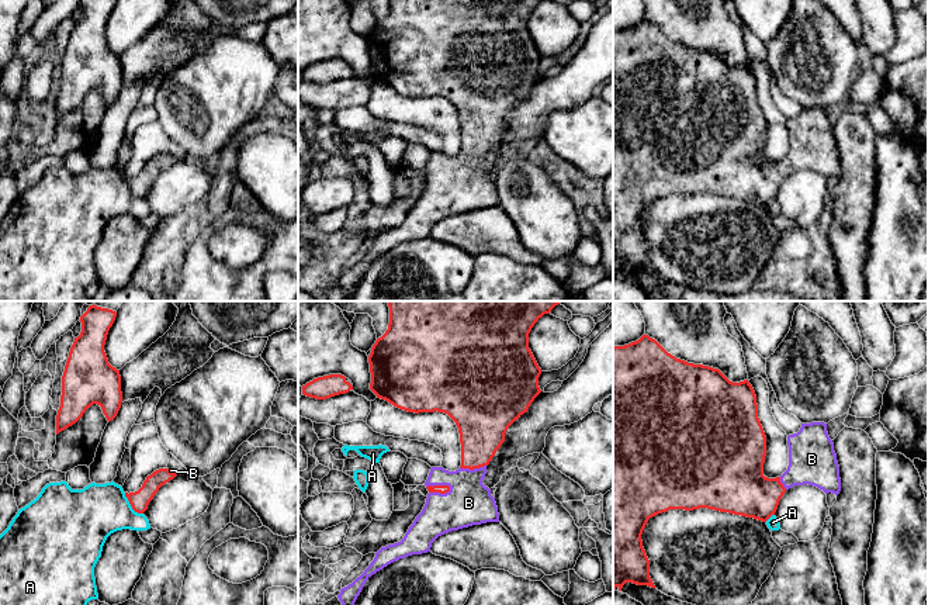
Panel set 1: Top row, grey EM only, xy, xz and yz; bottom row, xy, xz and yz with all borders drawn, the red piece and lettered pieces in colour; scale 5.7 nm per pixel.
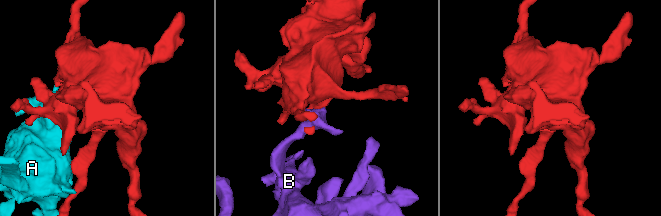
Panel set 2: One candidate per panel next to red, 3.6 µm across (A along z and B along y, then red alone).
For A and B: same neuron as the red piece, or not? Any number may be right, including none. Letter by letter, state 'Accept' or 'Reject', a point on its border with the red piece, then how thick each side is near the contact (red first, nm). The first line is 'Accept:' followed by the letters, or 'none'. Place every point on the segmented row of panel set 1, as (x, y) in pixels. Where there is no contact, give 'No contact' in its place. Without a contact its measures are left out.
Accept: B
A: Reject. Touches red at xy (131, 505). Thickness 120 nm (red) against 320 nm
B: Accept. Touches red at xz (439, 486). Thickness 50 nm (red) against 260 nm

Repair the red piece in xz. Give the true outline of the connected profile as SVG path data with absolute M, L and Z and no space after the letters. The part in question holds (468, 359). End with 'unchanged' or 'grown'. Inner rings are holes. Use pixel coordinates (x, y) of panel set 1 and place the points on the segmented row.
M388 301L389 307L389 324L385 333L375 340L371 348L371 353L368 356L371 383L370 390L377 395L377 398L385 400L394 407L408 411L408 412L444 412L447 414L457 425L460 433L461 443L461 466L456 471L444 470L443 467L432 467L429 477L425 483L429 494L426 498L426 504L422 512L416 516L413 523L409 526L404 539L398 543L388 544L381 547L370 566L364 570L364 573L357 577L352 584L340 590L337 595L342 605L354 605L357 597L360 595L366 581L382 570L388 564L405 559L412 554L422 554L430 552L432 543L442 535L449 533L451 530L458 530L463 528L468 528L472 525L481 525L486 522L499 522L498 507L495 498L491 495L491 490L482 484L482 480L486 474L486 466L495 456L496 450L505 442L505 433L508 428L519 419L524 412L527 412L529 407L534 401L534 398L541 393L539 387L539 377L541 374L541 369L539 367L531 350L529 349L529 333L534 324L544 315L550 314L551 310L558 305L560 301Z | grown

